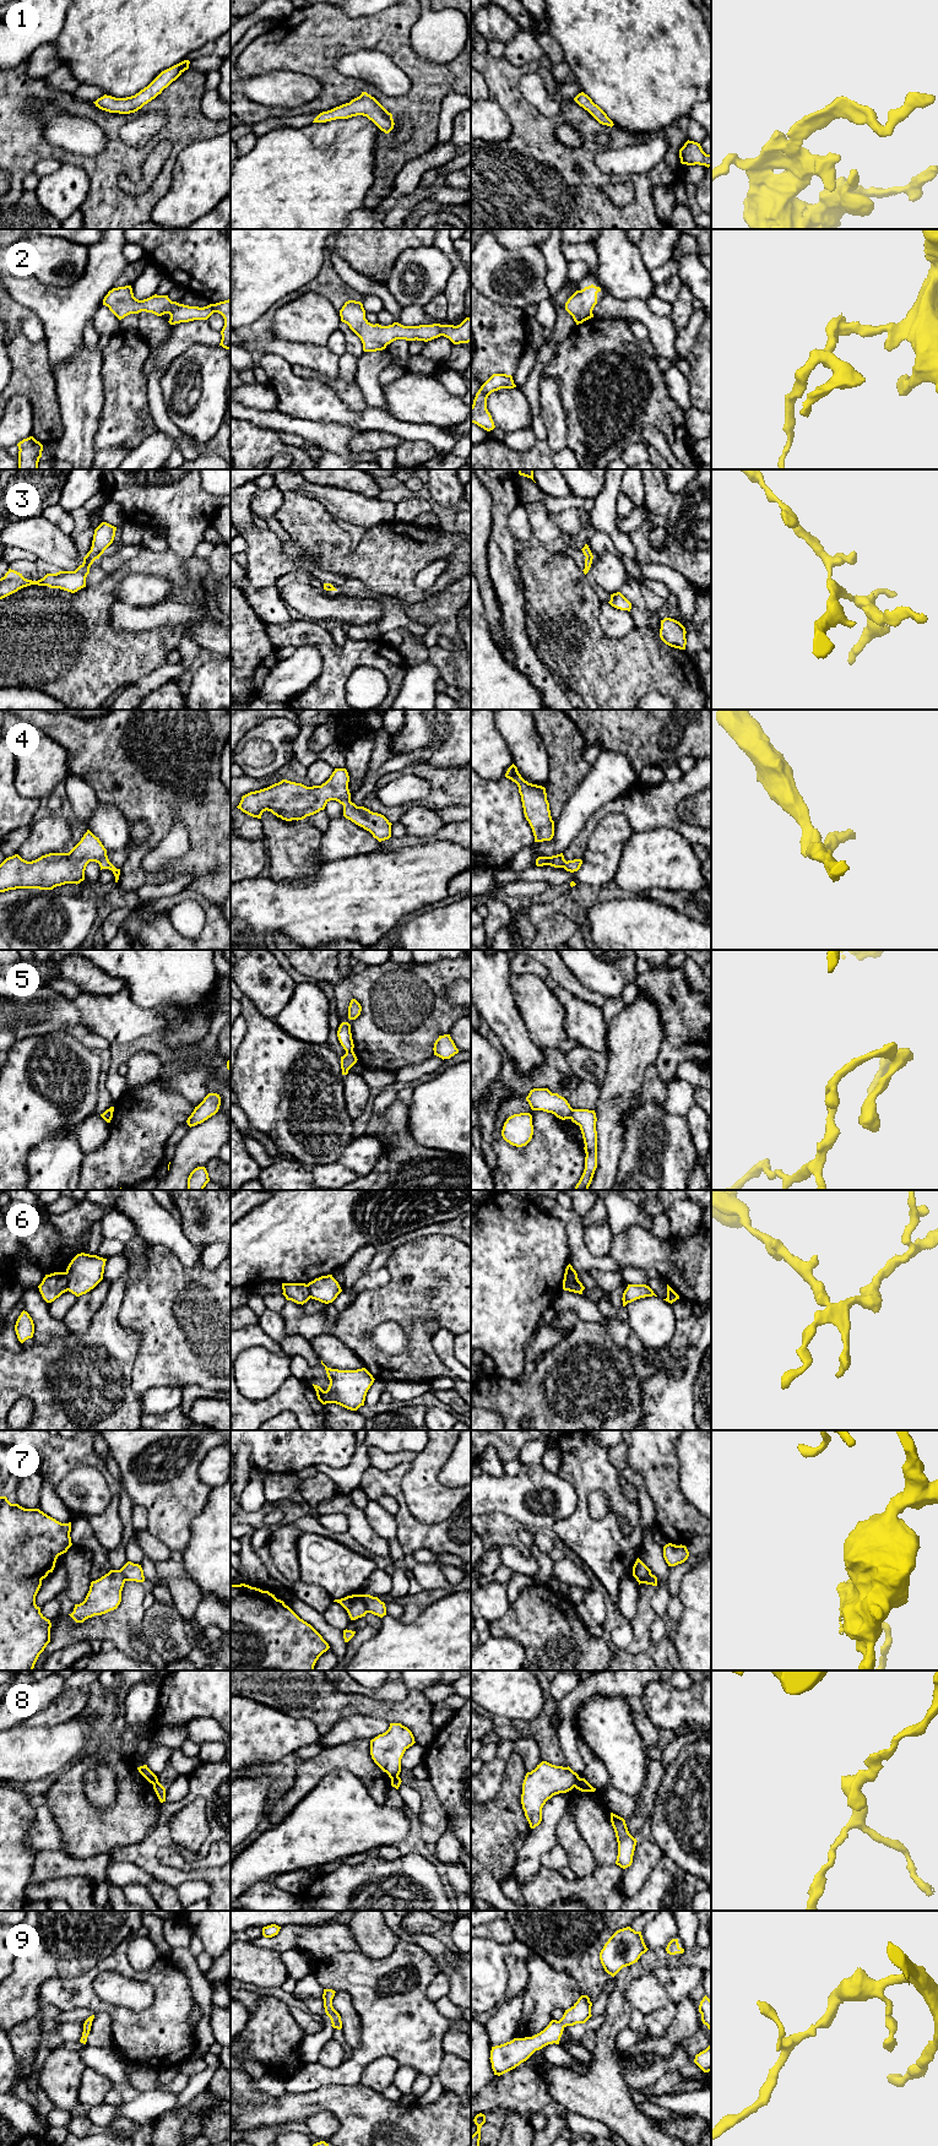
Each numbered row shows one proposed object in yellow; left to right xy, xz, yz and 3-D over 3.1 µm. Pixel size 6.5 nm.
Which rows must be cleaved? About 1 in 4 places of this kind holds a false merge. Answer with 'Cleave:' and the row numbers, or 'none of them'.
Cleave: 5, 6, 7, 8

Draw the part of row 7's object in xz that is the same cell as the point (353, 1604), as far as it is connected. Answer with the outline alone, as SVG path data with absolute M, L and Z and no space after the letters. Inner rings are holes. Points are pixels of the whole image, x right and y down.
M352 1594L334 1602L340 1603L348 1613L351 1620L365 1617L368 1613L362 1601L362 1594Z

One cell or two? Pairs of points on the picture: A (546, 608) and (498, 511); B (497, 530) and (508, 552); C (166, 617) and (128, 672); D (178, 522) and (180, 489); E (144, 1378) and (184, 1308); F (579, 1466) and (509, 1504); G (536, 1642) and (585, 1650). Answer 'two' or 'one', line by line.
A: two
B: one
C: two
D: one
E: one
F: two
G: one

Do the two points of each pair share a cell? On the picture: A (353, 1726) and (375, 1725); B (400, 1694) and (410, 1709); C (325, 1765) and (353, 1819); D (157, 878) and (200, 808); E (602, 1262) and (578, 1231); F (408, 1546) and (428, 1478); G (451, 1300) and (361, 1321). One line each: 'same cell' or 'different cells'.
A: same cell
B: different cells
C: different cells
D: same cell
E: same cell
F: different cells
G: same cell

